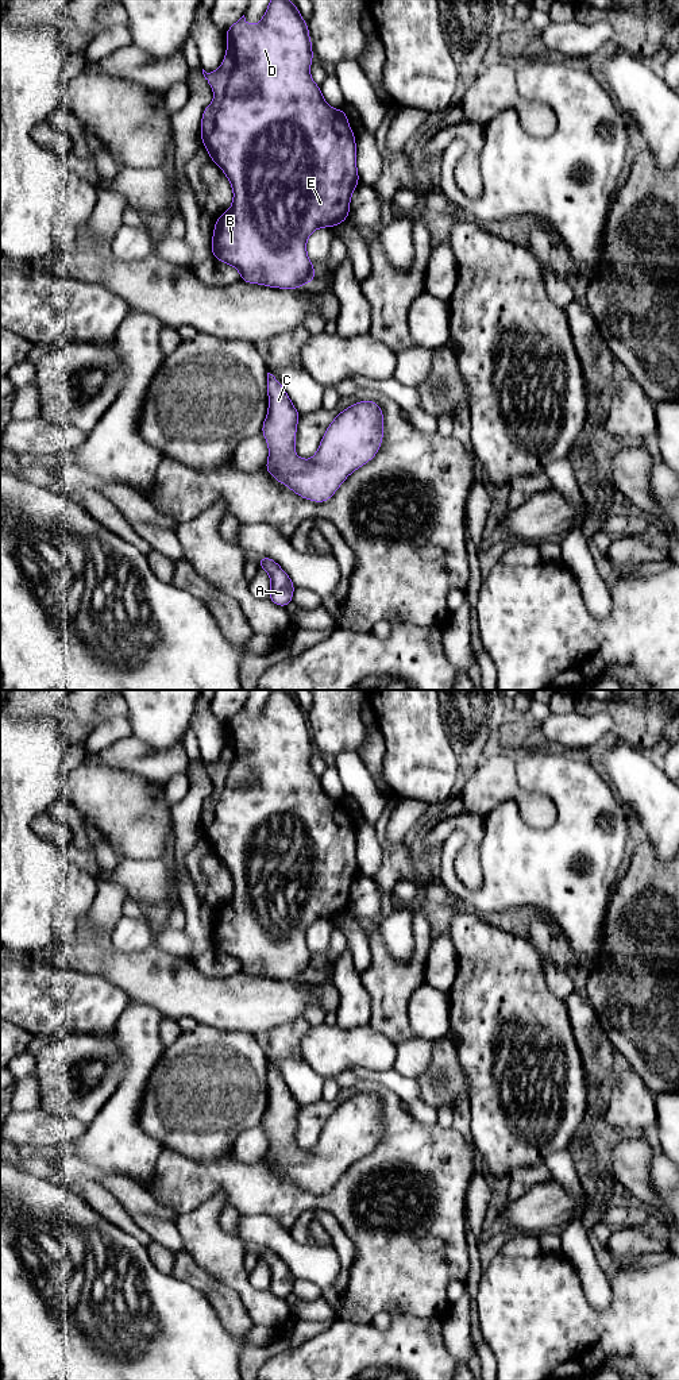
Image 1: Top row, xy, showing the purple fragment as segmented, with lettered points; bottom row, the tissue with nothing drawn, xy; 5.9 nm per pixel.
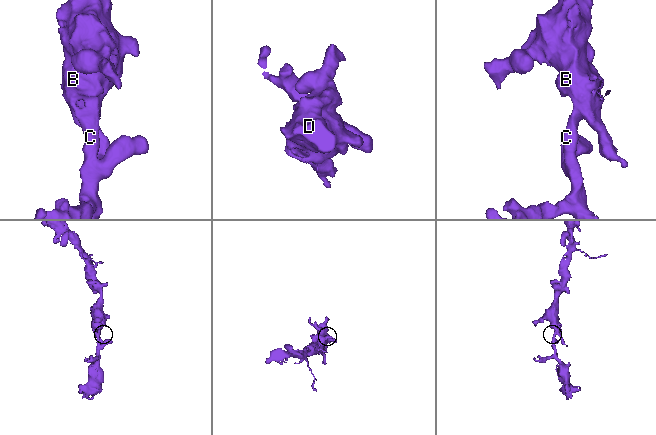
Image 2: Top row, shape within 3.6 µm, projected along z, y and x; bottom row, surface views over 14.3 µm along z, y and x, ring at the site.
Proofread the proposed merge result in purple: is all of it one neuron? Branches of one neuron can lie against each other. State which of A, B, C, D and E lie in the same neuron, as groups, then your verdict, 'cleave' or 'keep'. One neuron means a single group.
A B C D E | keep

